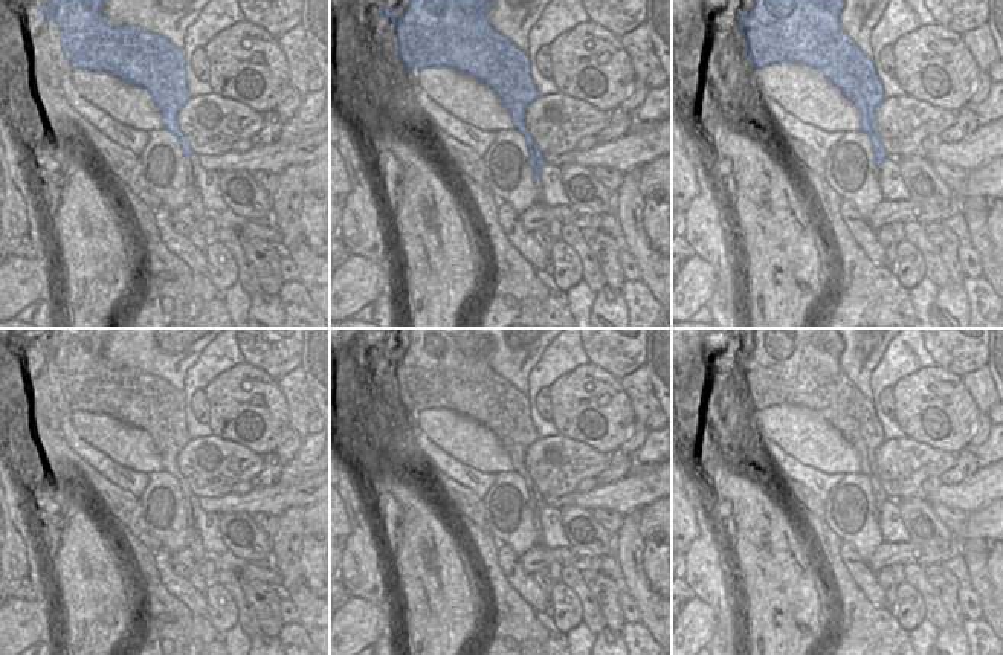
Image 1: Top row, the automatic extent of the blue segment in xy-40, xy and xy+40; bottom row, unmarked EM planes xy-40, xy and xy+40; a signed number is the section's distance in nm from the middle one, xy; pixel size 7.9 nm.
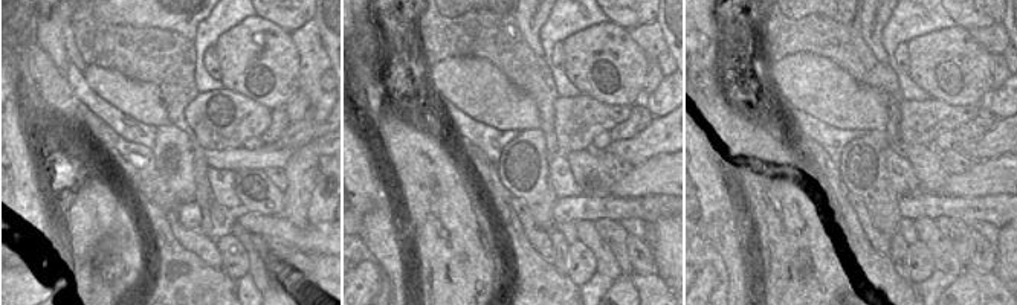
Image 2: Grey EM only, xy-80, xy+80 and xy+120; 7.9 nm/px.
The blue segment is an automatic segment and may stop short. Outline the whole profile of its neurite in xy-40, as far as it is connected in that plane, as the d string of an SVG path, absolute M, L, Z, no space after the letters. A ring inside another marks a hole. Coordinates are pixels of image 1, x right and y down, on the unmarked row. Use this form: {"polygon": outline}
{"polygon": "M50 328L50 347L40 345L37 362L53 362L60 374L63 397L72 411L102 412L121 423L144 429L153 440L163 472L169 473L182 487L183 508L188 518L189 548L194 553L195 565L188 580L202 592L212 583L197 565L197 540L200 533L194 521L194 510L189 502L192 490L177 467L177 457L189 441L185 426L185 395L171 386L165 379L142 373L136 368L121 368L104 359L104 342L114 328Z"}

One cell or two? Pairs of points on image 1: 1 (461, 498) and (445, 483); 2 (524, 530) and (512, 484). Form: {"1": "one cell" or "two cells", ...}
{"1": "one cell", "2": "one cell"}

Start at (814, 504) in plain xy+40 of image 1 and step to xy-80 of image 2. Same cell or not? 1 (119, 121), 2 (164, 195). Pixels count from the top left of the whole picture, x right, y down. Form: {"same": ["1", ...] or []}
{"same": ["2"]}

